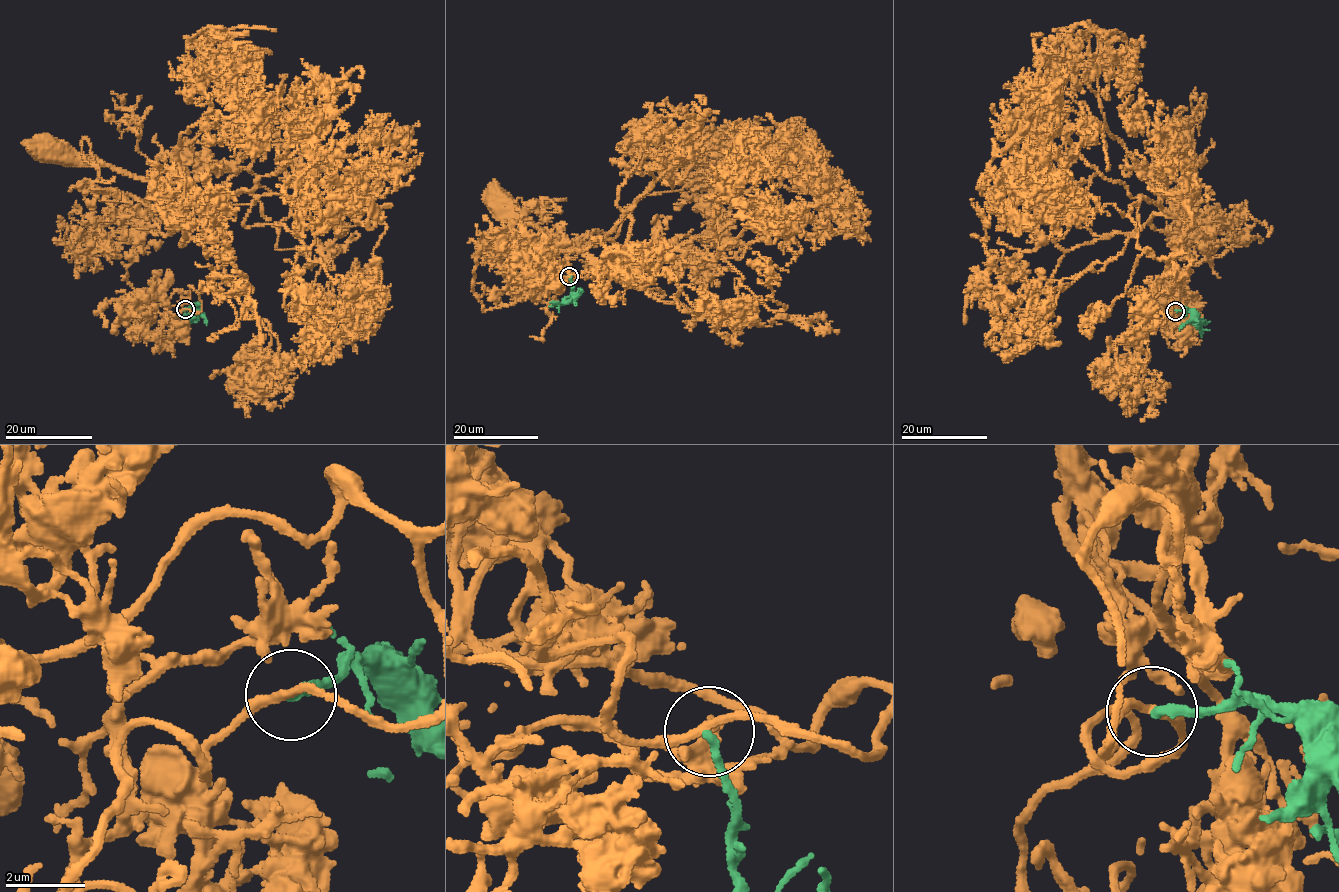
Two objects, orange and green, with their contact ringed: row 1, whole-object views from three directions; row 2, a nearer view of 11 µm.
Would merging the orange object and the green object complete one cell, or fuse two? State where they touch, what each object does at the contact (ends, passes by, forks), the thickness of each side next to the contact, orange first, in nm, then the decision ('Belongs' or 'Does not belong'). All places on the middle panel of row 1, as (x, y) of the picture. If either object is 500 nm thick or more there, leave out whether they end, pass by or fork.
Place: (569, 276). At the ring orange passes by. At the ring green ends. Thickness 190 nm (orange) against 200 nm. Does not belong

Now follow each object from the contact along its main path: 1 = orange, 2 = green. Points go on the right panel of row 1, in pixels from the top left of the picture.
1: (1175, 310), (1170, 316), (1172, 300), (1158, 289), (1174, 265), (1190, 204), (1184, 152), (1173, 134), (1179, 134)
2: (1175, 310), (1189, 309), (1200, 327), (1201, 336)

